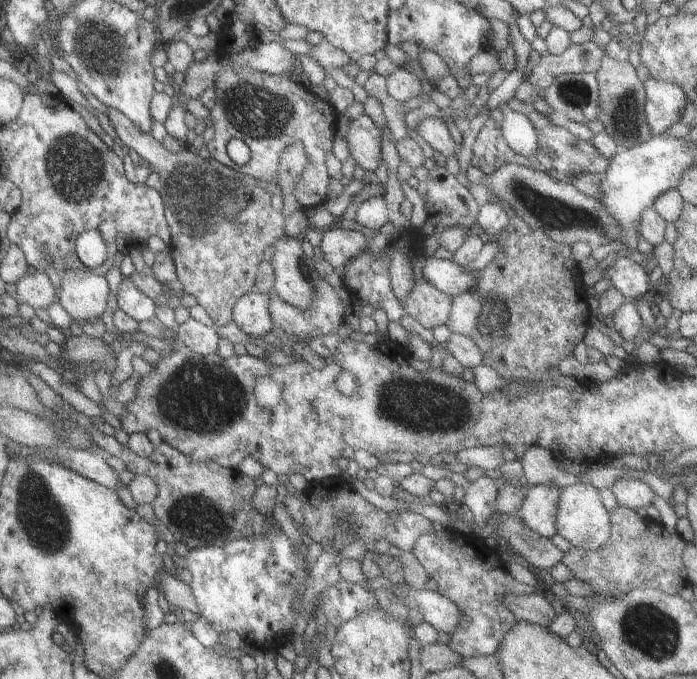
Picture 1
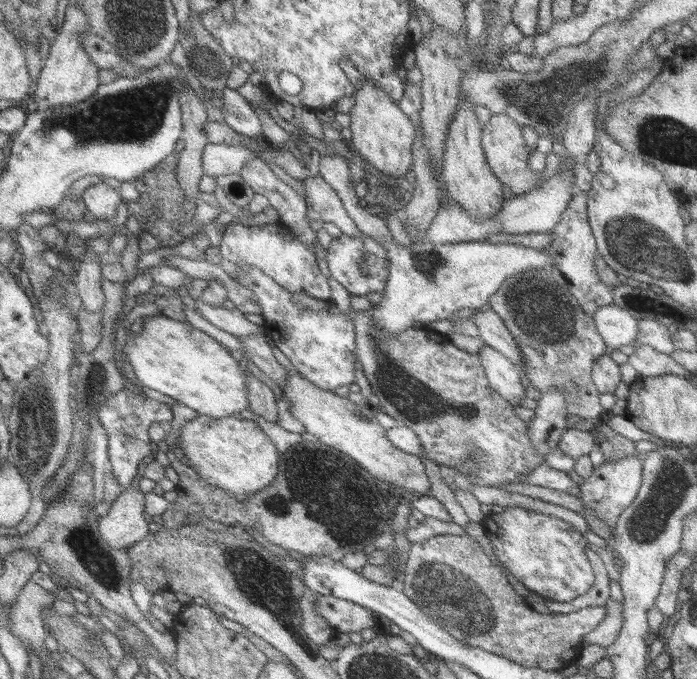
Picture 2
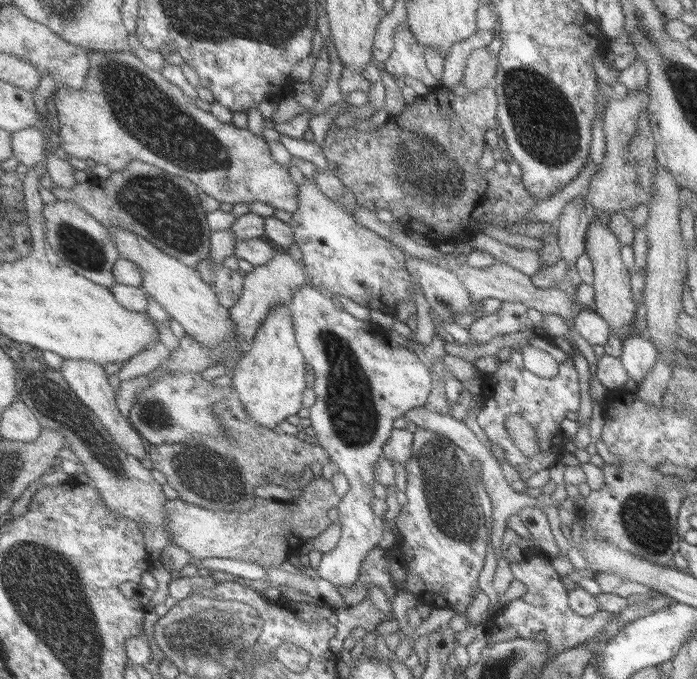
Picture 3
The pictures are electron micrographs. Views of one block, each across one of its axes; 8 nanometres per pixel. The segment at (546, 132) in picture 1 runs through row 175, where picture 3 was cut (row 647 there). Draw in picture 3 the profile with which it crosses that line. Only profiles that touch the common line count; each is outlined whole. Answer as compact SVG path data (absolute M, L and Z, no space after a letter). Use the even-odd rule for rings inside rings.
M531 556L521 562L509 560L509 571L512 578L521 582L525 587L525 594L507 605L500 608L500 613L491 617L485 624L485 630L489 633L489 645L513 638L525 638L525 640L535 640L547 644L548 660L553 661L556 654L567 650L567 648L577 648L593 638L599 636L599 632L612 622L612 615L598 610L589 618L582 618L574 614L567 603L566 588L563 588L558 580L558 575L547 563L549 560Z

